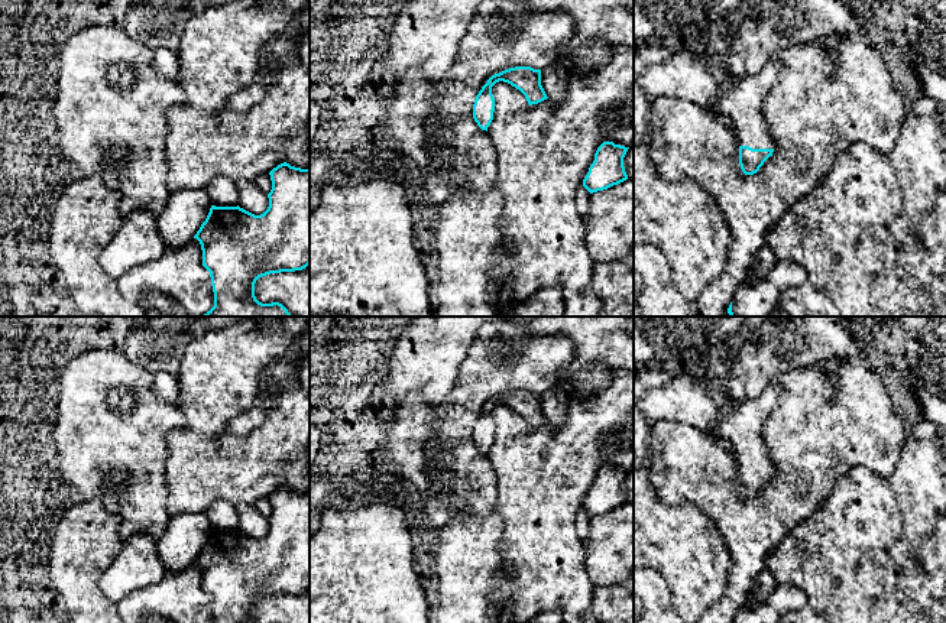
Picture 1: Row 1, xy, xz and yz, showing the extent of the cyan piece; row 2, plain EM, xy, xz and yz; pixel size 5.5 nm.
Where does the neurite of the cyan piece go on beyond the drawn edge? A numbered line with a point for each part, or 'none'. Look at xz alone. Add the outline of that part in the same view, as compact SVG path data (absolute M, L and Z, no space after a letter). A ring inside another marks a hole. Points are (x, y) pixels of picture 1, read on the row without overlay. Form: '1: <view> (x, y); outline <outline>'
none

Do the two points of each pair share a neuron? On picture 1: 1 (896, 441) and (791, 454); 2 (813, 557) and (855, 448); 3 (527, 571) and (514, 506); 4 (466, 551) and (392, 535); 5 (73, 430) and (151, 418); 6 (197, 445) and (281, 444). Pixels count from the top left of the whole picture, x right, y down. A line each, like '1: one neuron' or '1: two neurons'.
1: one neuron
2: two neurons
3: one neuron
4: two neurons
5: one neuron
6: one neuron

